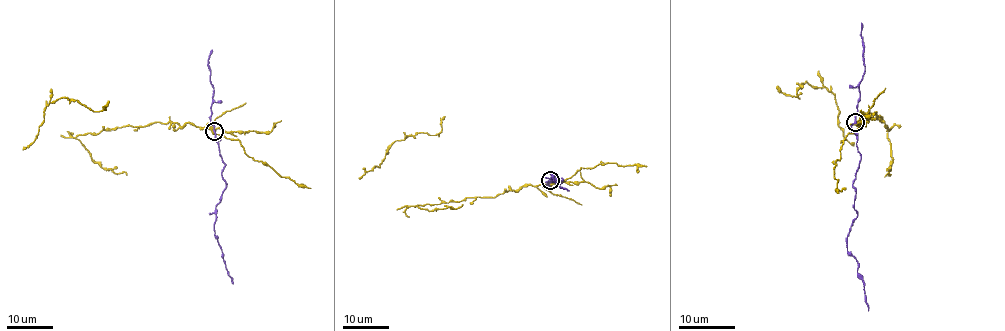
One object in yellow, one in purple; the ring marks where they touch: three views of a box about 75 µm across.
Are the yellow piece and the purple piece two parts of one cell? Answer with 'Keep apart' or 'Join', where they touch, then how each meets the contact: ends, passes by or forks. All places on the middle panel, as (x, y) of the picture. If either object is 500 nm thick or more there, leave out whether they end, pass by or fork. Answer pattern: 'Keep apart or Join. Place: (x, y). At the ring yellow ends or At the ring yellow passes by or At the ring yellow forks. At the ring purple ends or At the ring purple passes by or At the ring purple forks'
Keep apart. Place: (550, 180). At the ring yellow ends. At the ring purple passes by

